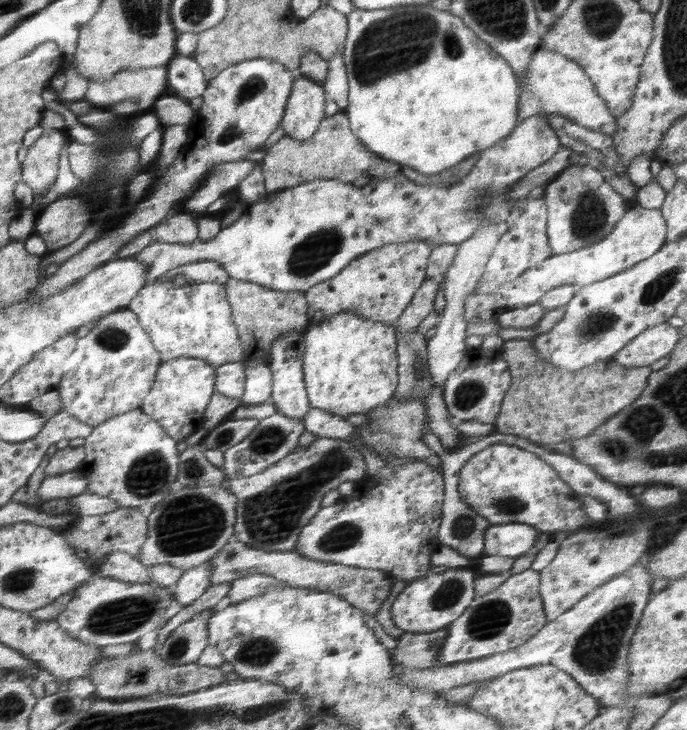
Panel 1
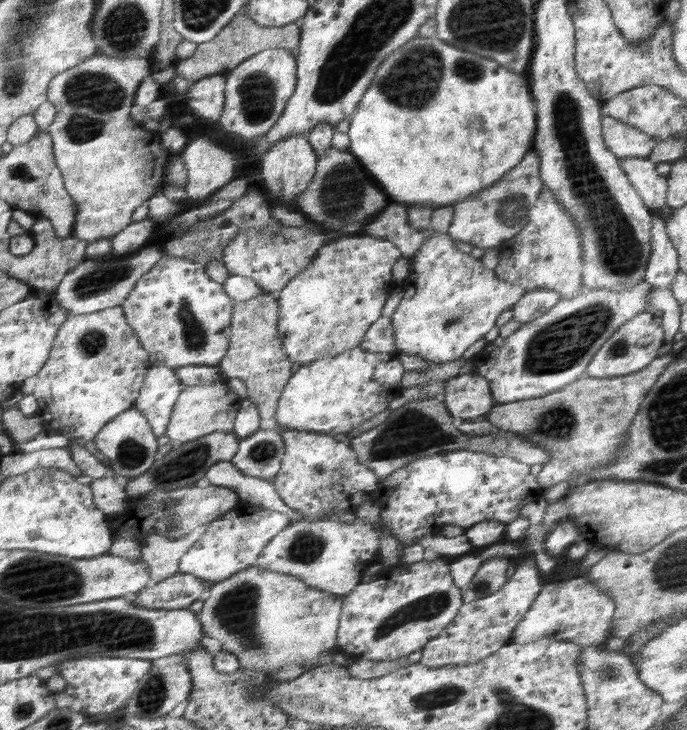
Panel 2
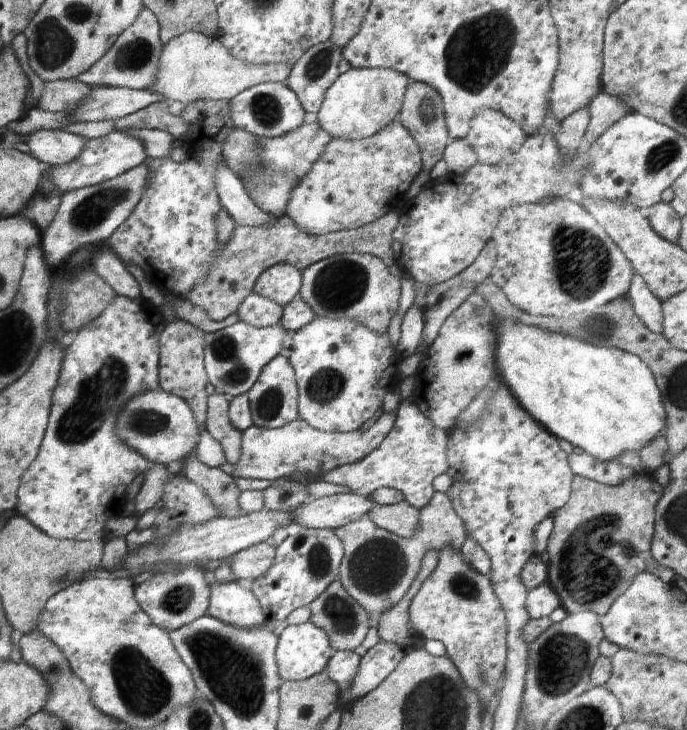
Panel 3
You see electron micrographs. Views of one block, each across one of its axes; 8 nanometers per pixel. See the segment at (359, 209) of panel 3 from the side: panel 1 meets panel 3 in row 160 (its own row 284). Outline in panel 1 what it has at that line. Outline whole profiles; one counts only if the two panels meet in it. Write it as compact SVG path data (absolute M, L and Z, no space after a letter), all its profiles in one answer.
M427 241L392 243L375 248L356 258L334 279L306 291L307 324L320 324L343 311L360 313L366 320L392 325L410 306L416 292L427 280L426 268L432 244Z

